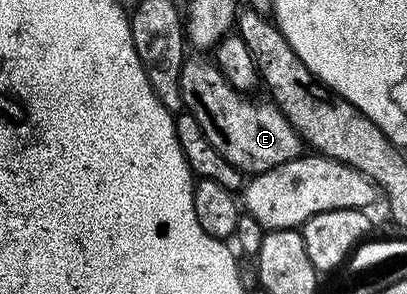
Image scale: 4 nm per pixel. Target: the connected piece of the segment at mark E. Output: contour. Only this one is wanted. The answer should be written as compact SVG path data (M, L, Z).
M194 54L187 58L180 70L178 81L182 107L192 114L192 118L196 118L196 122L200 122L200 130L204 130L204 138L208 138L208 142L212 142L212 146L216 146L216 150L224 154L228 162L232 162L232 166L236 166L243 174L257 174L272 170L284 162L295 160L296 157L303 155L304 145L298 137L298 131L291 126L288 118L284 118L282 111L273 102L257 104L256 101L249 100L252 98L247 93L238 92L226 81L216 63L201 60L198 56L201 55Z

